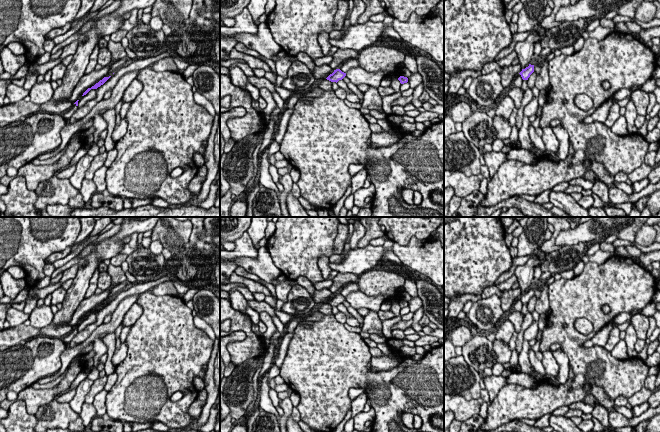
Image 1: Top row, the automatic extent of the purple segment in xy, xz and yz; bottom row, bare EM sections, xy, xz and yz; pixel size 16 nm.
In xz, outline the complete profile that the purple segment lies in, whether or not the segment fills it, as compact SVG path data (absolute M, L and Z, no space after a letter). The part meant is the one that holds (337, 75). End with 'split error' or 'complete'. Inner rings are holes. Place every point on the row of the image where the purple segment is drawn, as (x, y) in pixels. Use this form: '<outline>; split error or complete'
M336 69L326 79L331 82L337 83L339 80L342 80L345 76L346 76L346 73L342 72L340 69Z; complete

